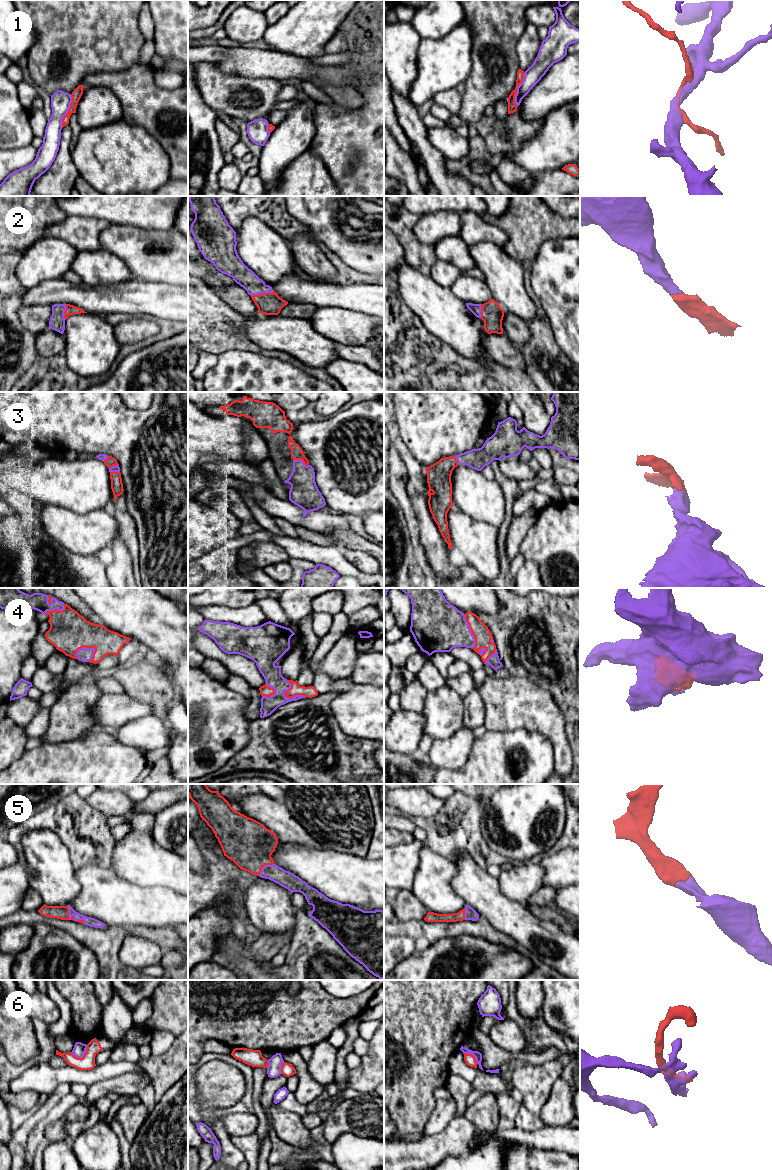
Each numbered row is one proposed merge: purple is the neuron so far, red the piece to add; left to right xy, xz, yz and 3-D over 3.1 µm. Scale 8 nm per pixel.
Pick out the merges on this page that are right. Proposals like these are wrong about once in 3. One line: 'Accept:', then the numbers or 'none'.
Accept: 2, 3, 4, 5

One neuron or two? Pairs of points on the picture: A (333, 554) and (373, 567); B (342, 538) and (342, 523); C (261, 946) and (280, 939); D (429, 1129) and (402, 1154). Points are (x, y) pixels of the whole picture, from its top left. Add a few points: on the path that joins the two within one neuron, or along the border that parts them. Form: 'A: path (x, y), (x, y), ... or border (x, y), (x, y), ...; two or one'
A: border (341, 550), (343, 555), (364, 573); two
B: border (350, 527), (324, 531), (322, 533); two
C: path (266, 946), (275, 942); one
D: border (445, 1126), (440, 1131), (424, 1137); two

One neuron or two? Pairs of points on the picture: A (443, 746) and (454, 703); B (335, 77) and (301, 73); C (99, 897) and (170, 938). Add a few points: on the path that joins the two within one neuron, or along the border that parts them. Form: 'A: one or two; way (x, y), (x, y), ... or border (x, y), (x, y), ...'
A: two; border (463, 724), (450, 736), (434, 740)
B: one; way (327, 74), (309, 73)
C: one; way (117, 902), (142, 911), (152, 921)

